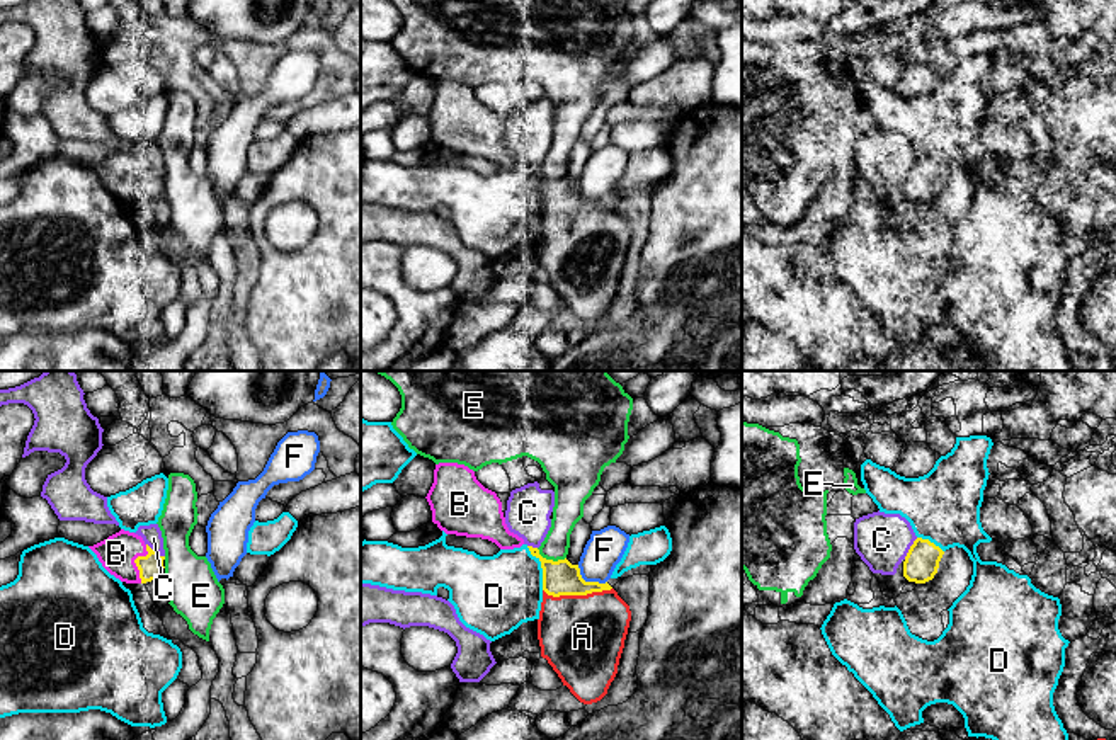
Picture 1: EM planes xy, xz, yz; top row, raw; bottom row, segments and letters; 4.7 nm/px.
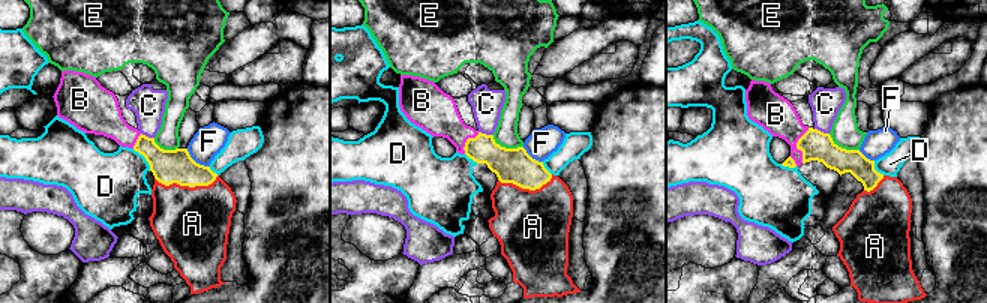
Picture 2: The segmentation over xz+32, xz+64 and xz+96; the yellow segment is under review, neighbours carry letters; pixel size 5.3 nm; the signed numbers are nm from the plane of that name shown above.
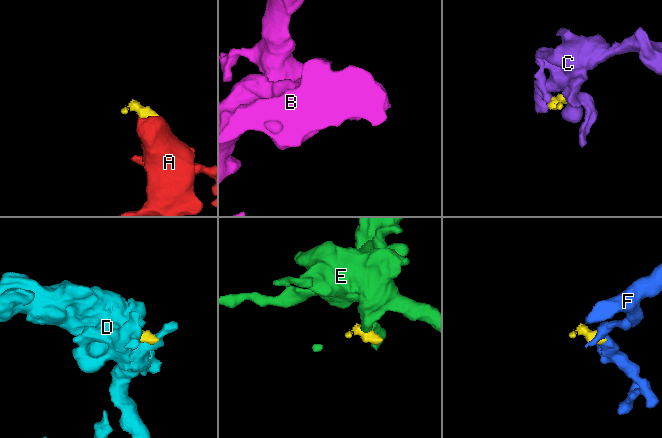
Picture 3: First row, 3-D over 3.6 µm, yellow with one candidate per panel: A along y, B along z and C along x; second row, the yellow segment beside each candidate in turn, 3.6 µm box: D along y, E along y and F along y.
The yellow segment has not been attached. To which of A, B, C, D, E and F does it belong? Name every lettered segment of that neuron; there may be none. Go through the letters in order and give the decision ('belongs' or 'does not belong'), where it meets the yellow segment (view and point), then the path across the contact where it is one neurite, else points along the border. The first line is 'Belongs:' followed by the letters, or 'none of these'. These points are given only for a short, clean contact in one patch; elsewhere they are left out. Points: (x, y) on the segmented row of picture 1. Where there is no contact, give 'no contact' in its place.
Belongs: A, B
A: belongs; contact xz (577, 594)
B: belongs; contact xy (135, 562)
C: does not belong; contact yz (911, 548)
D: does not belong; contact xz (541, 567)
E: does not belong; contact xz (550, 560); border xz (536, 548), (546, 558), (565, 558)
F: does not belong; contact xz (589, 582); border xz (577, 565), (586, 580), (606, 582)

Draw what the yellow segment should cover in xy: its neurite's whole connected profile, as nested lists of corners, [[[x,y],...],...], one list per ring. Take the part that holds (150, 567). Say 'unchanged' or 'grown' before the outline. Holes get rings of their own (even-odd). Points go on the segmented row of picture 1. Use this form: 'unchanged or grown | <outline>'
grown | [[[121,529],[107,539],[88,546],[102,566],[126,583],[146,583],[163,577],[163,560],[141,536]]]

